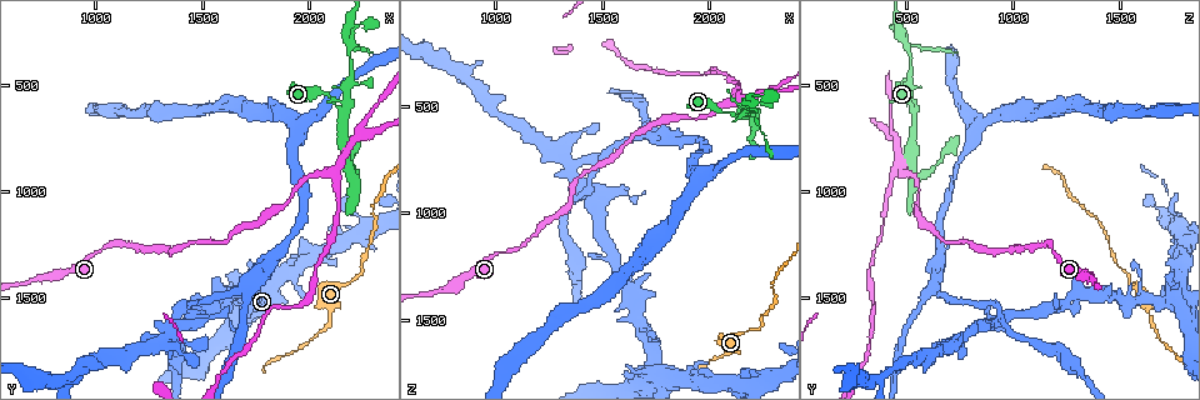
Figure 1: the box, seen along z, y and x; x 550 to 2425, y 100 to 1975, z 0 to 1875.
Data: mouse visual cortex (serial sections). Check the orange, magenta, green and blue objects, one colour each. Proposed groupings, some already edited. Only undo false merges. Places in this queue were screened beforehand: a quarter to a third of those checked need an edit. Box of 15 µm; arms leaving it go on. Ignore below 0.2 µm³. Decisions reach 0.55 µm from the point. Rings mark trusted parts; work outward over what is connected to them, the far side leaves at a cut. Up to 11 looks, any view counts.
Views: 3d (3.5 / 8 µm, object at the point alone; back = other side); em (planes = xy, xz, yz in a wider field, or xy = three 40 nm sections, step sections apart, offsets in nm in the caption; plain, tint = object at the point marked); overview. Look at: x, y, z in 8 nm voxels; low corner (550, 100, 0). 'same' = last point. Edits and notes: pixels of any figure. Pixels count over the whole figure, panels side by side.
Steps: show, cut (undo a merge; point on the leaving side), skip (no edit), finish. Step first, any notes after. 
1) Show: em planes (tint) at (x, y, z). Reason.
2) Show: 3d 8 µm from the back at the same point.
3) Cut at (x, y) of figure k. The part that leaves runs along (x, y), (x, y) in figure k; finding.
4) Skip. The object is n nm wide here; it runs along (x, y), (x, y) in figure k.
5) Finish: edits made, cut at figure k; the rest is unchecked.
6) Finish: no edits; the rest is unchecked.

Show: 3d 3.5 µm at (1460, 1570, 960). Four arms meet.

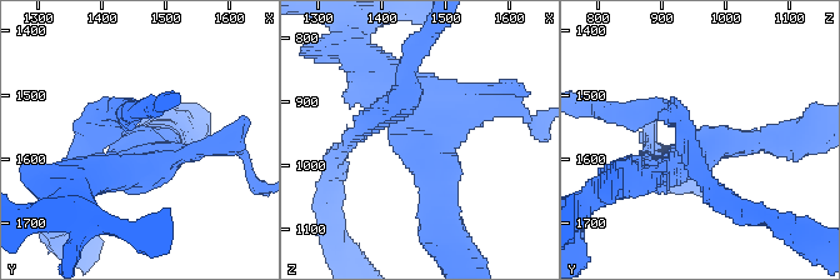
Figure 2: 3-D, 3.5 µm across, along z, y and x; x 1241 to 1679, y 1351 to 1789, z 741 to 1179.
Show: em xy step 2 (tint) at (1450, 1575, 965).

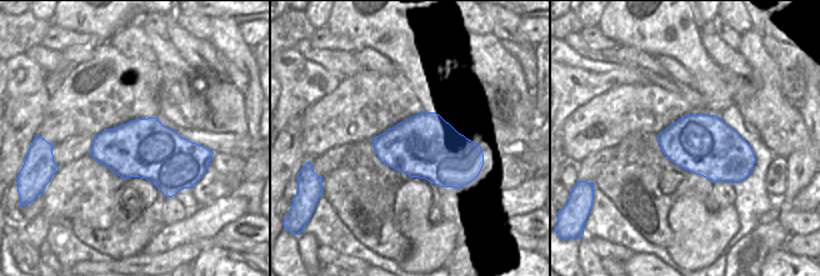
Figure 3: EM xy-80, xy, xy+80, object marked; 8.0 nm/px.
Skip. It runs along (438, 221), (423, 150), (380, 113) in figure 2; one cell here.

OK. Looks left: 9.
Show: 3d 8 µm at (2110, 910, 470). Abrupt turn.

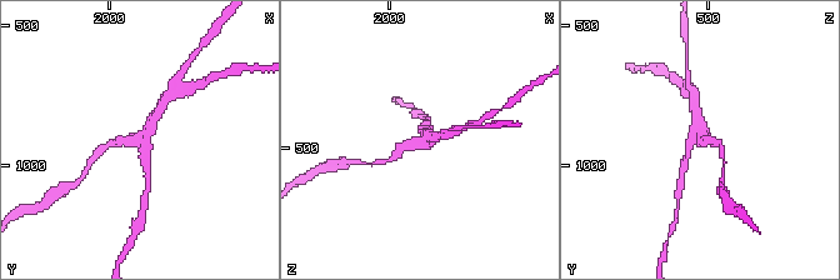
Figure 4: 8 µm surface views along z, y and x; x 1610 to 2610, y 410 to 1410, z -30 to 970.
Show: em xy step 5 (tint) at (2100, 920, 480). 3 arms meet here; the arms are 200, 250, 300 nm wide; now the EM.

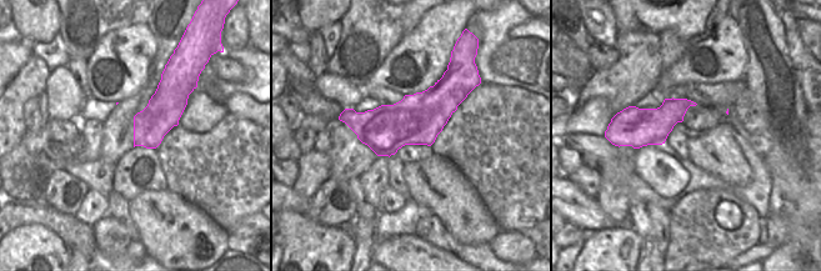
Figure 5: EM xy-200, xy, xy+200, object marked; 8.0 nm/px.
Cut at (684, 163) of figure 4. The part that leaves runs along (695, 140), (680, 174), (679, 190) in figure 4; a second cell is stuck on.

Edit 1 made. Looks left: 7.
Show: 3d 3.5 µm at (1680, 1450, 640). Abrupt turn.

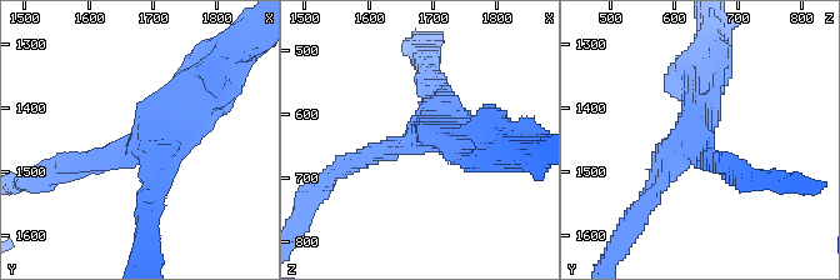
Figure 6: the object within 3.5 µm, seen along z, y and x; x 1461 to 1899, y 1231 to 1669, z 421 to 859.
Show: em xy step 5 (tint) at (1685, 1455, 625).

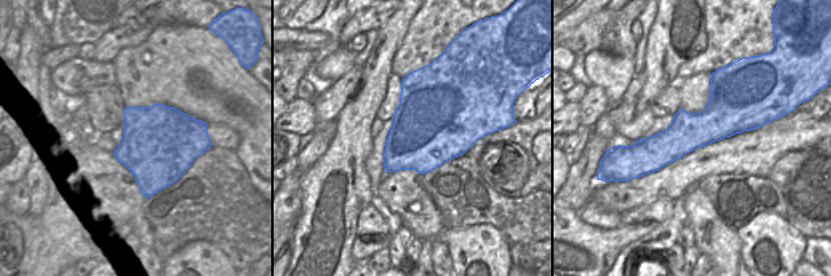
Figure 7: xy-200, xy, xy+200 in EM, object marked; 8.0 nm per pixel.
Skip. It runs along (71, 164), (136, 149), (209, 91) in figure 6; one cell here.

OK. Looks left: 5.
Show: 3d 8 µm at (2190, 310, 490). Thick turns thin.

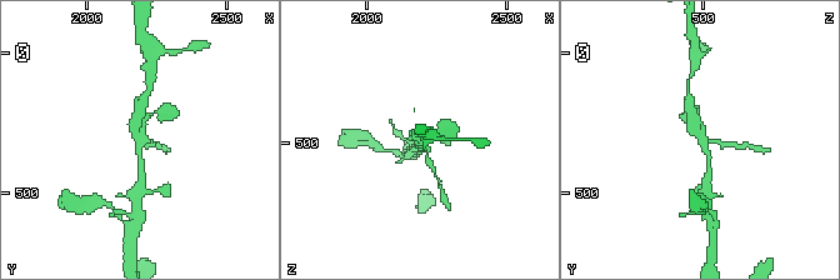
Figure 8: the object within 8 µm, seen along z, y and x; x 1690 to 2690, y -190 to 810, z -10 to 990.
Show: em xy step 1 (tint) at (2190, 300, 500). Need the tissue.

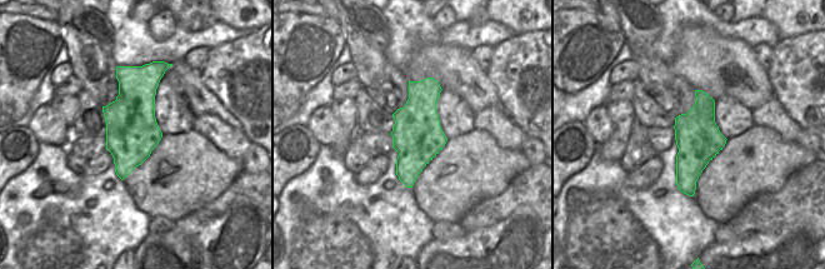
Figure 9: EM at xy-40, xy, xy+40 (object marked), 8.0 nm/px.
Skip. The object is 400 nm wide here; it runs along (709, 170), (696, 115) in figure 8; one cell here.

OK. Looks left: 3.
Finish: edits made, cut at figure 4; the rest is unchecked.

